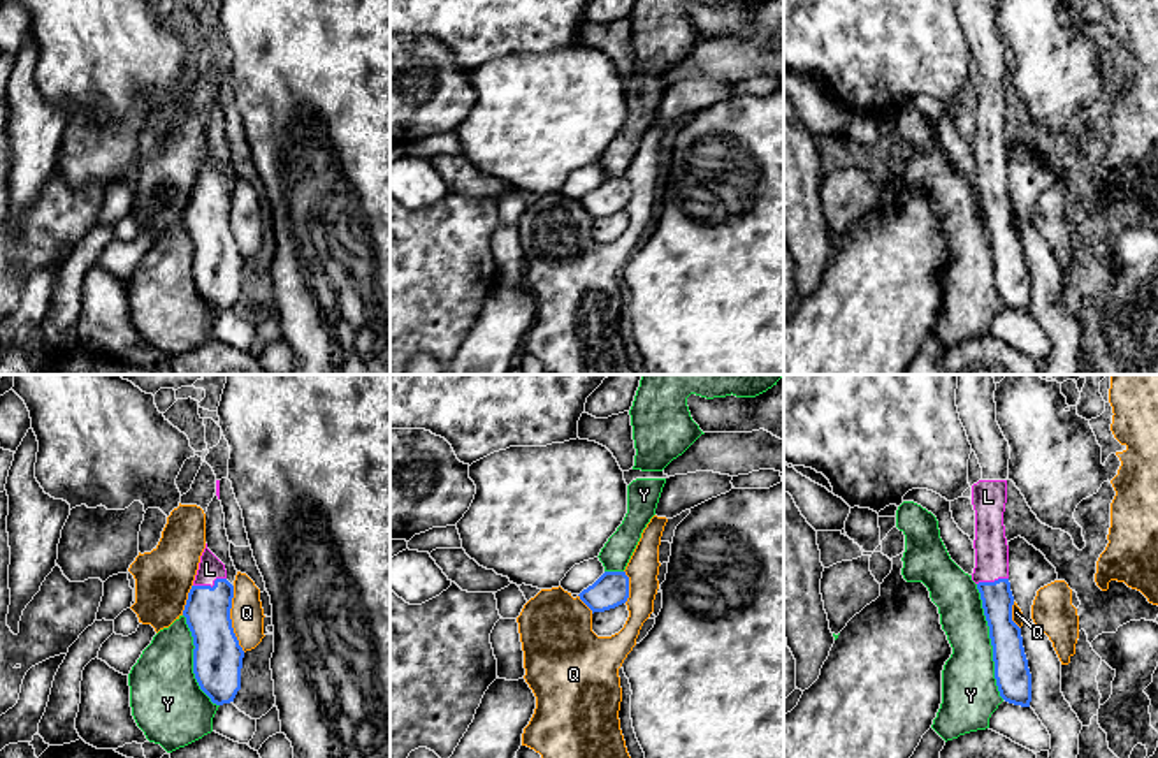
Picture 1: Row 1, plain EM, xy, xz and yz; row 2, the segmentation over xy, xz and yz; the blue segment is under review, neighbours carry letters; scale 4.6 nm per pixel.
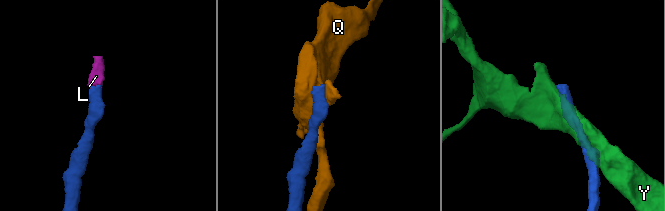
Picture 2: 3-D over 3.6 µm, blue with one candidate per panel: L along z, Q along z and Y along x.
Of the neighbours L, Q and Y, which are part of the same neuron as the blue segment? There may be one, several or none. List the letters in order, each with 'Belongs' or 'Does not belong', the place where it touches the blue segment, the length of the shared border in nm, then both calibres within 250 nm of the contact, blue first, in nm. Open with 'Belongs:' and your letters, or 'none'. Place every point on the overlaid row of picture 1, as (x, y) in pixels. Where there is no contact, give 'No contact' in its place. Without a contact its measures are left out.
Belongs: L
L: Belongs. Touches blue at xy (209, 586). Shared border 160 nm. Thickness 200 nm (blue) against 110 nm
Q: Does not belong. Touches blue at xy (231, 619). Shared border 300 nm. Thickness 220 nm (blue) against 150 nm
Y: Does not belong. Touches blue at yz (991, 642). Shared border 550 nm. Thickness 160 nm (blue) against 260 nm

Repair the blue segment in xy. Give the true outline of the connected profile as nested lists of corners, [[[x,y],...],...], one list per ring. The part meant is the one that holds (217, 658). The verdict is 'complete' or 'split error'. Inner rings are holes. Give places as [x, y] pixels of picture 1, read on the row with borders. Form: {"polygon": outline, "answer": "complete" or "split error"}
{"polygon": [[[207,549],[200,556],[199,570],[183,610],[186,624],[193,637],[193,674],[200,689],[213,703],[223,705],[234,702],[241,689],[241,668],[244,651],[232,628],[230,609],[234,586],[227,580],[225,565]]], "answer": "split error"}

